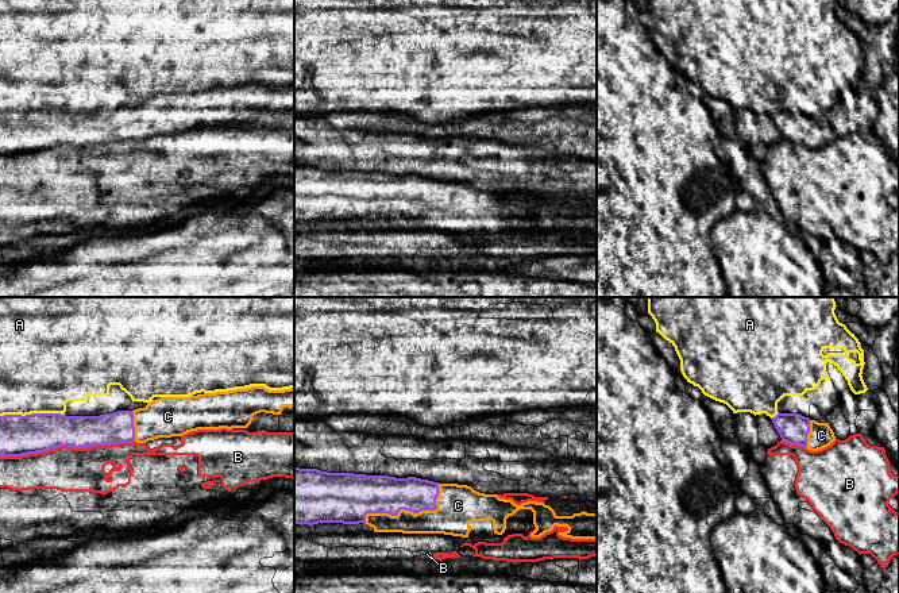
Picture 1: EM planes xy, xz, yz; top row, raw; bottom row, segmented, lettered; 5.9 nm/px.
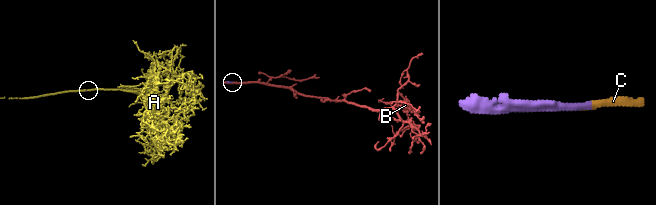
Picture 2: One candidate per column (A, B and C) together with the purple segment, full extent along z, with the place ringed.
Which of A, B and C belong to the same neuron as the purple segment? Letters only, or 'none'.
C

